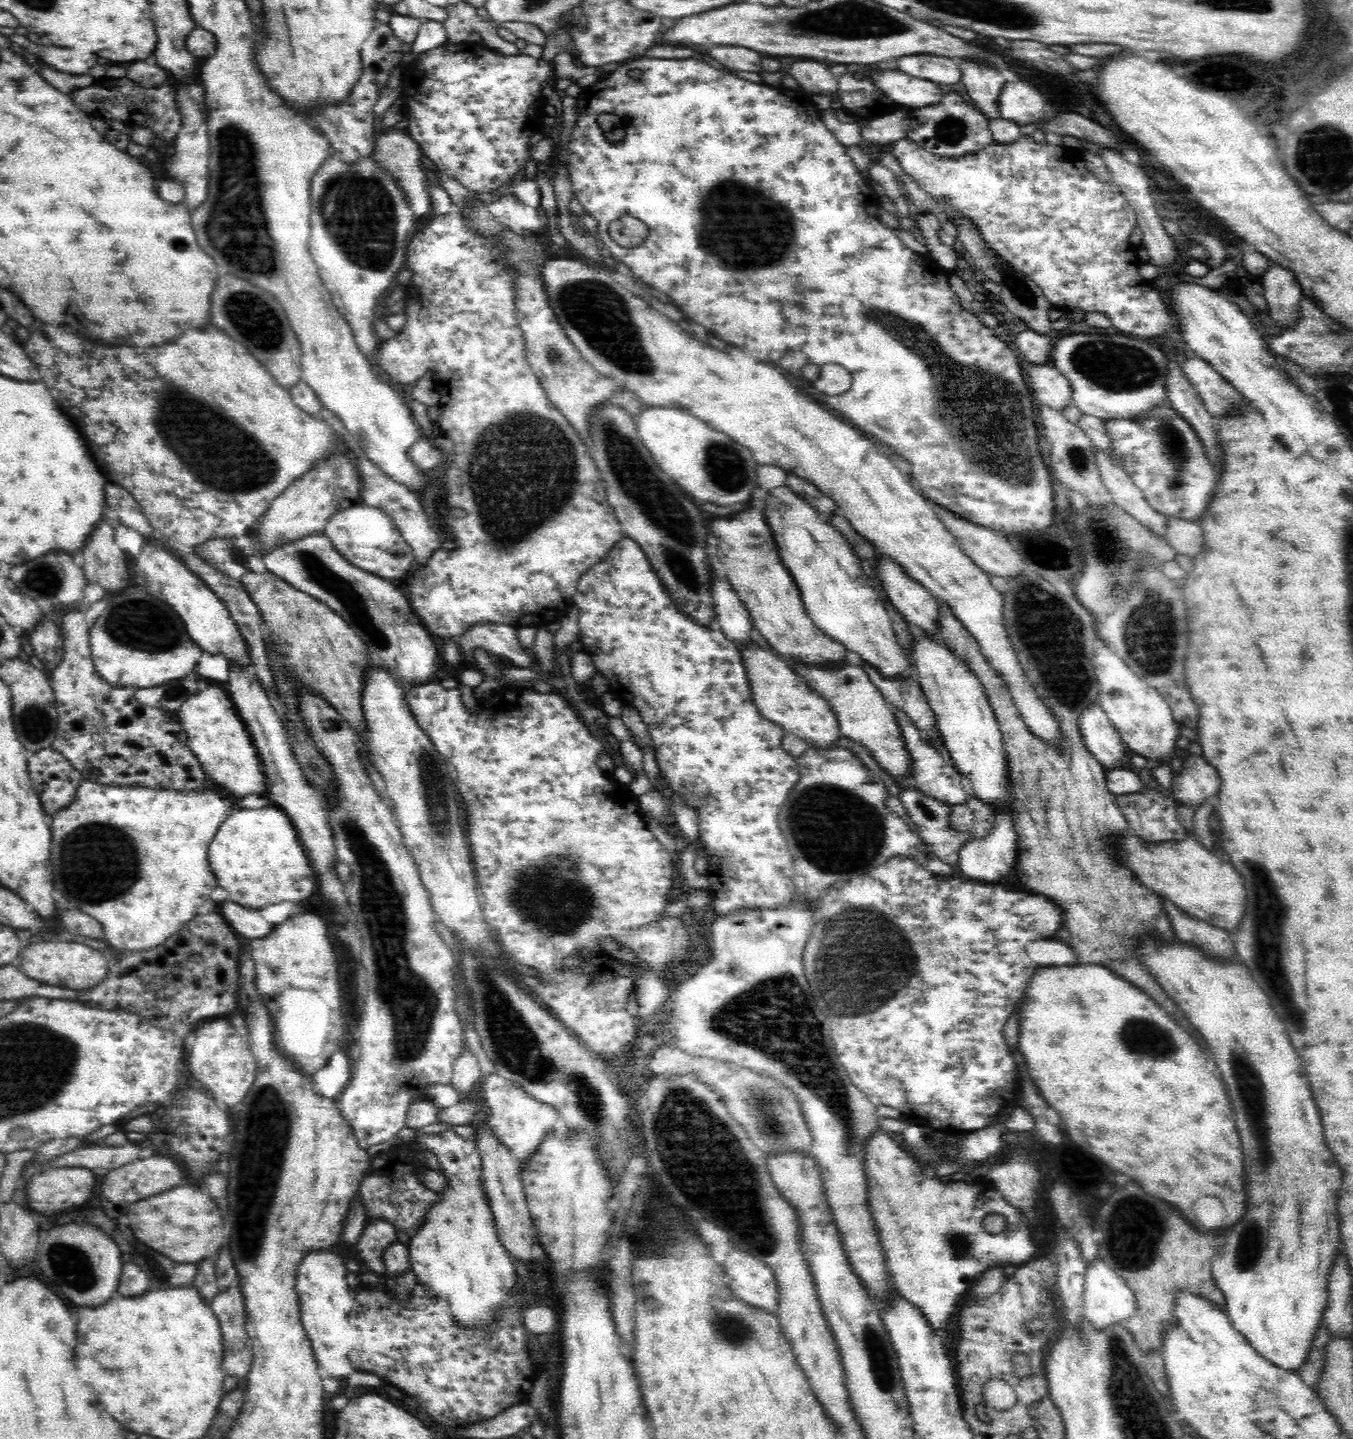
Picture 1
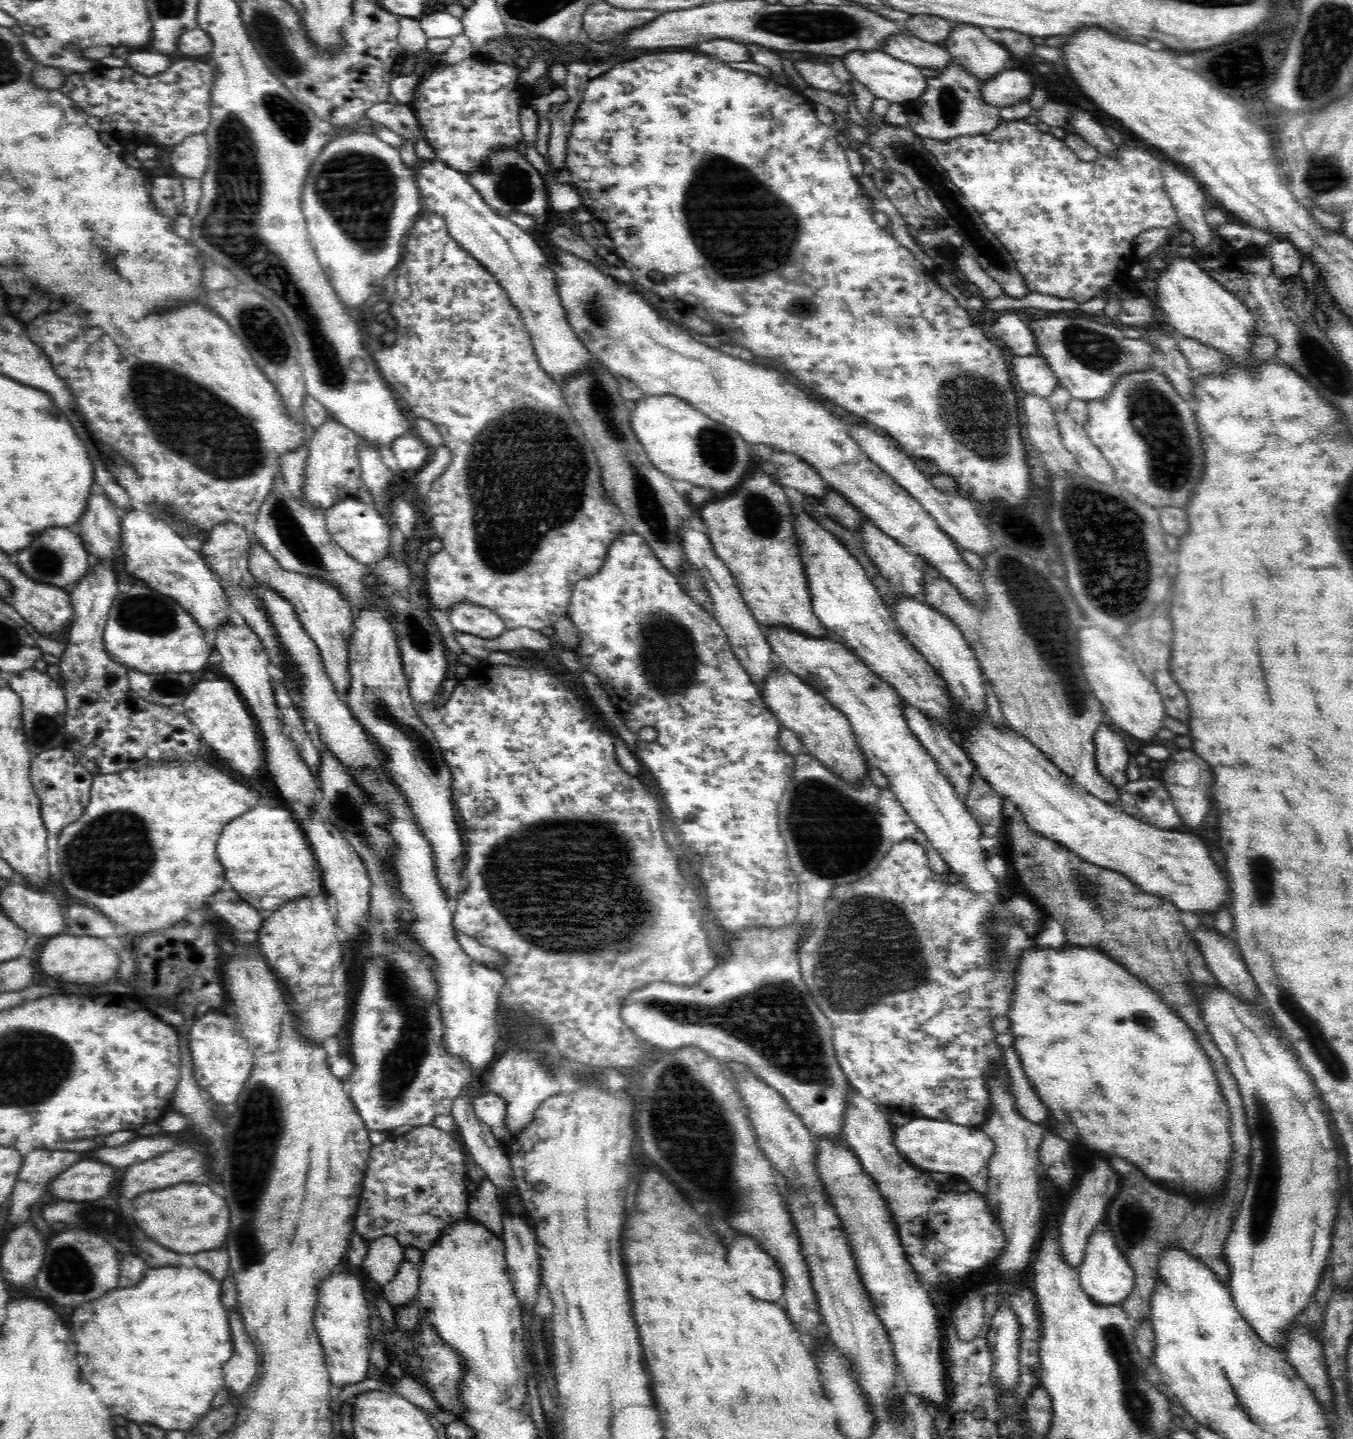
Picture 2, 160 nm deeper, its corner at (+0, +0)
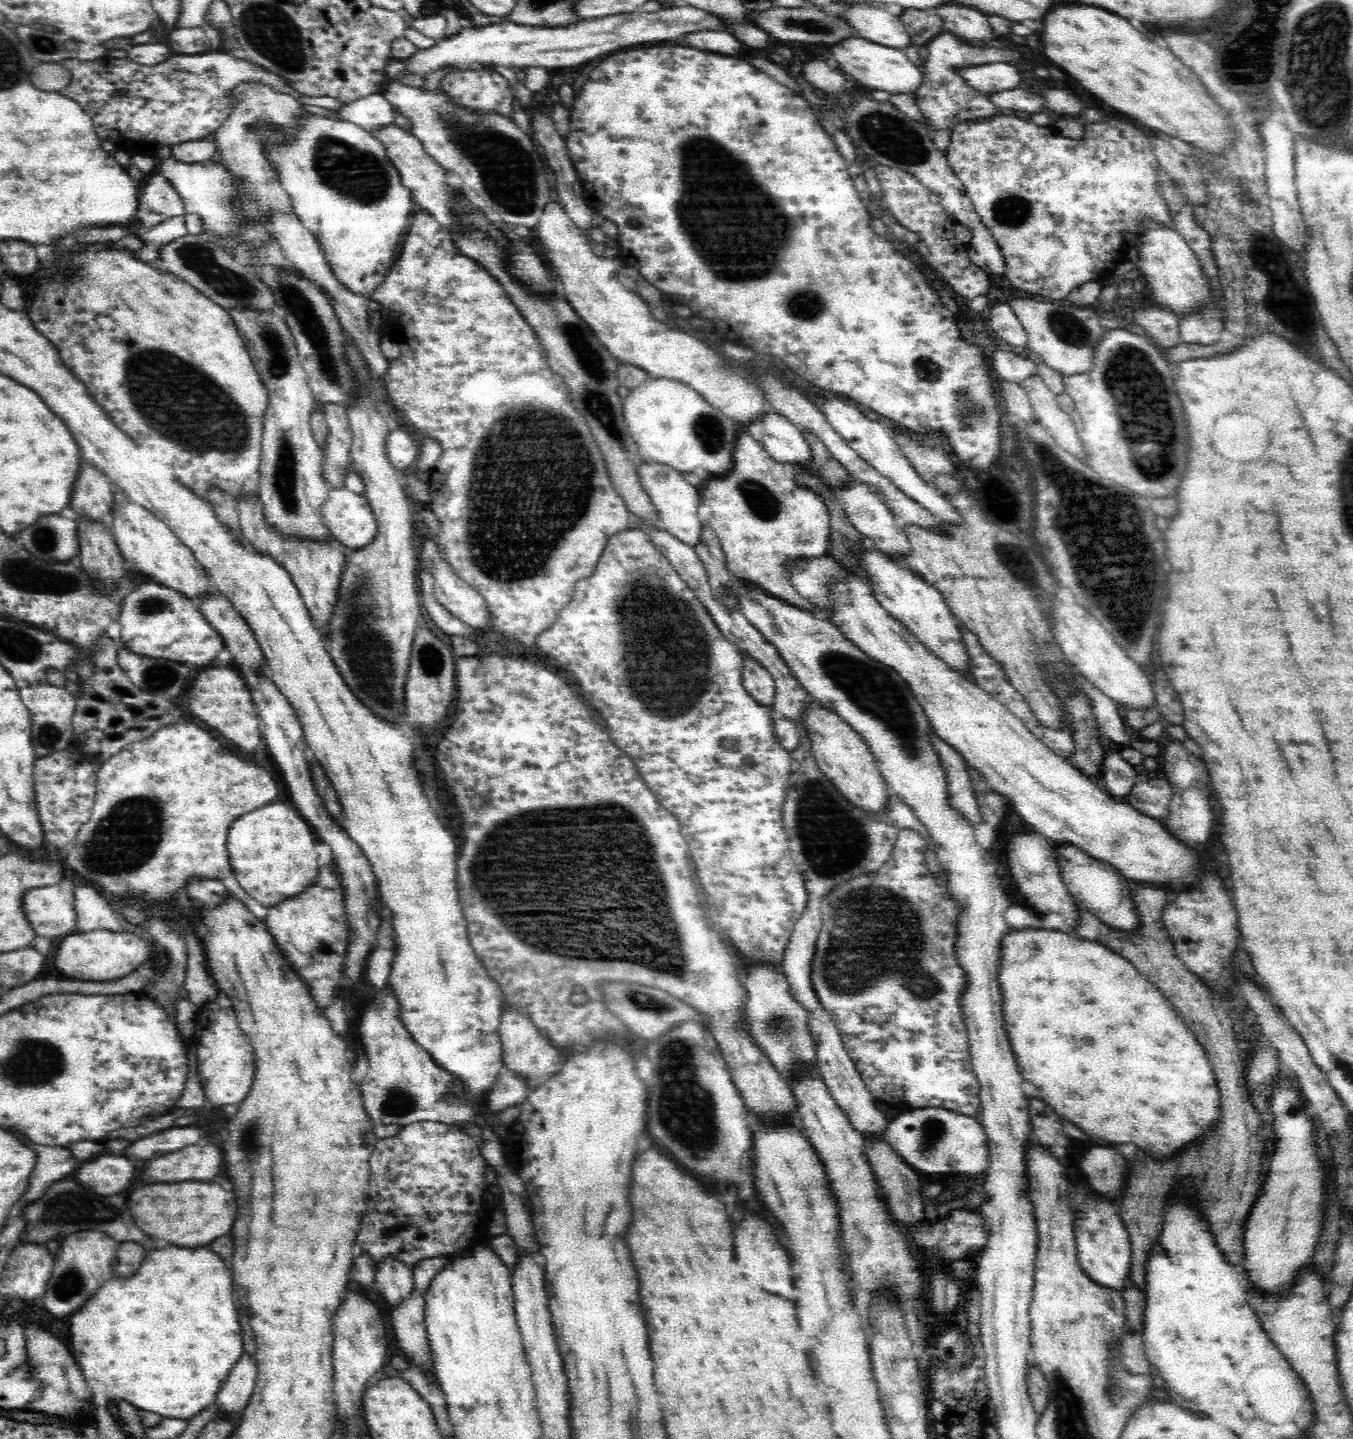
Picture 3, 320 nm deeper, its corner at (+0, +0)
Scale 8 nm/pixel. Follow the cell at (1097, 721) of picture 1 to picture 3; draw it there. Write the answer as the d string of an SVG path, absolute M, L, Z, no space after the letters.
M1119 749L1106 750L1101 766L1101 782L1112 797L1123 801L1138 781L1135 768L1123 759Z

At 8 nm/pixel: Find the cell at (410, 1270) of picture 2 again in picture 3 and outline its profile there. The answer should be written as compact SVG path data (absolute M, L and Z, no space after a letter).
M416 1292L391 1308L392 1325L400 1350L424 1374L432 1374L433 1354L424 1325L424 1297Z

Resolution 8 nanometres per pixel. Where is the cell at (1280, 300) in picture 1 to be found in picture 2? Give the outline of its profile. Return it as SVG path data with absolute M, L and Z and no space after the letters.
M1275 240L1265 250L1272 259L1274 273L1282 279L1291 279L1294 275L1300 275L1303 258L1292 241Z

